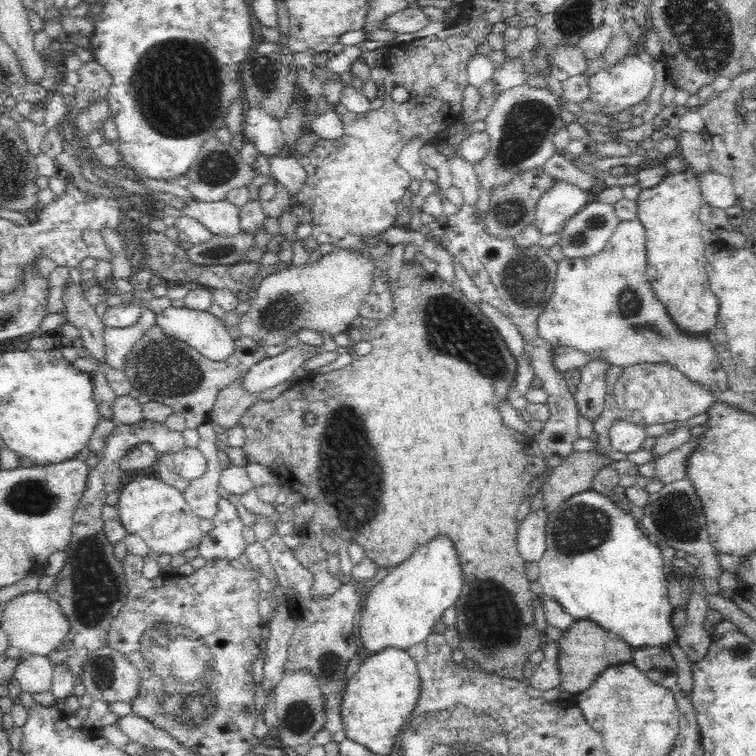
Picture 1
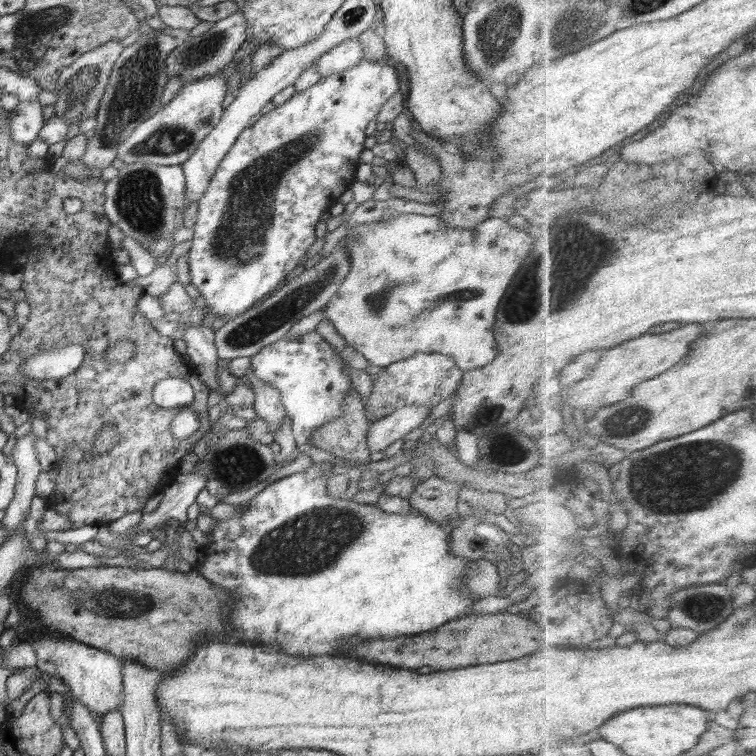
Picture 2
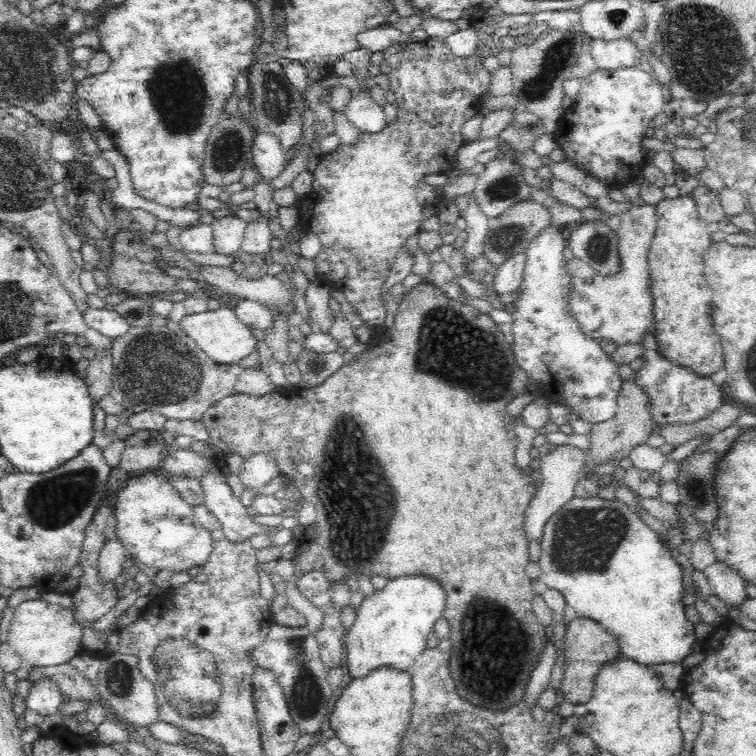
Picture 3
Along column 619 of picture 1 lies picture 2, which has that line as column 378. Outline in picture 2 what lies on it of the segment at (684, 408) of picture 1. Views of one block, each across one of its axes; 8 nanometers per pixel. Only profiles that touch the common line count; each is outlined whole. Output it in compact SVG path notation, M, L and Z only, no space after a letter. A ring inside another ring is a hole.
M416 353L410 358L383 367L382 372L373 378L374 388L368 397L366 418L372 420L374 415L390 414L404 406L426 405L430 410L442 400L450 397L460 386L463 370L456 366L452 357L440 353Z

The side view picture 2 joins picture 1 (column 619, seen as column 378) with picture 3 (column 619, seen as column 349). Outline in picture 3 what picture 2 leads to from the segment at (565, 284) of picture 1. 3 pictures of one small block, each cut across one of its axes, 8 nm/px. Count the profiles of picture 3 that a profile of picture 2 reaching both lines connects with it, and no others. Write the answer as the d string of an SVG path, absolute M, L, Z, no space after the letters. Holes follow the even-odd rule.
M653 204L634 206L620 213L619 218L621 225L616 233L622 270L618 274L600 276L591 266L576 257L567 263L572 279L572 292L568 298L568 309L572 317L580 323L584 335L596 341L606 338L617 346L642 343L643 336L655 328L647 255L658 226L658 215Z

